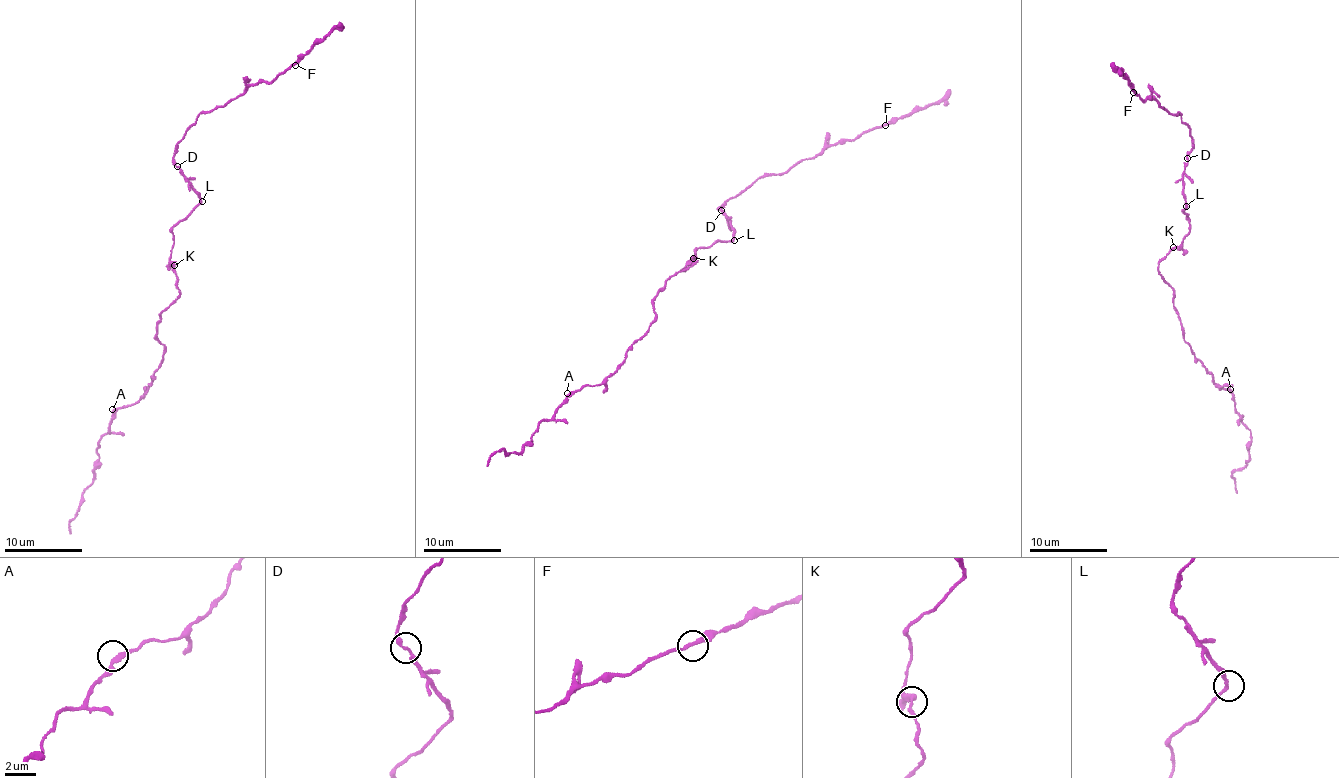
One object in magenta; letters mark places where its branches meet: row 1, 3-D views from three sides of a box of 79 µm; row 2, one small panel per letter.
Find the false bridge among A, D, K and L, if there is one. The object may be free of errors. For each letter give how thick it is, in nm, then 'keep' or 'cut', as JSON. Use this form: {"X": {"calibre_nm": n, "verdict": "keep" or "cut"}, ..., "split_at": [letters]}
{"A": {"calibre_nm": 200, "verdict": "keep"}, "D": {"calibre_nm": 200, "verdict": "keep"}, "K": {"calibre_nm": 240, "verdict": "keep"}, "L": {"calibre_nm": 190, "verdict": "keep"}, "split_at": []}

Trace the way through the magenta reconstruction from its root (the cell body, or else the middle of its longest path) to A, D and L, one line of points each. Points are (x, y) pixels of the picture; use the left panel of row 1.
A: (174, 267), (180, 297), (159, 314), (156, 334), (156, 340), (164, 345), (163, 361), (143, 398), (112, 409)
D: (174, 267), (170, 259), (174, 244), (172, 226), (199, 202), (199, 192), (178, 167)
L: (174, 267), (170, 259), (174, 244), (172, 226), (202, 201)

